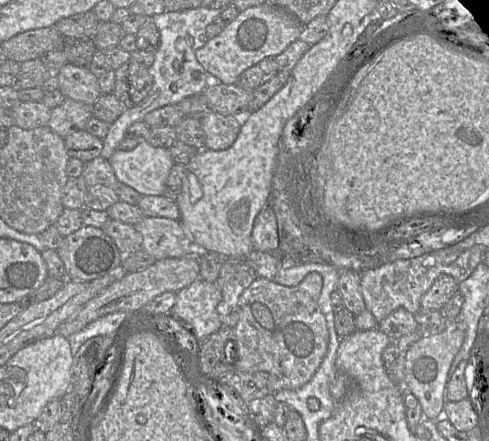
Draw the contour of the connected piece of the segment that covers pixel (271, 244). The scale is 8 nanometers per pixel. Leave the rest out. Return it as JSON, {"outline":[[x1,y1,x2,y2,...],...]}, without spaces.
{"outline":[[266,205,257,215,252,228,253,249,276,252,279,248,277,219,271,205]]}

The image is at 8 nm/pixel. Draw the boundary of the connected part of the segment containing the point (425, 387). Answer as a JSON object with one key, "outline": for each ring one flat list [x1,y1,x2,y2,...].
{"outline":[[452,320,448,322,443,332,436,335,423,335,406,353,404,388,410,390,420,402,424,418,434,420,443,410,450,367,463,344,465,332,465,323]]}

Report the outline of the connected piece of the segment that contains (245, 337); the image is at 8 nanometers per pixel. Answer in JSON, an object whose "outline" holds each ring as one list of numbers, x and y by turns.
{"outline":[[317,272,307,274,296,286,283,286,275,281,257,277,239,298,240,319,234,327,237,352,234,366,237,371,243,373,267,373,269,394,301,388,314,376,327,353,329,332,325,316,318,305,322,285,322,276]]}

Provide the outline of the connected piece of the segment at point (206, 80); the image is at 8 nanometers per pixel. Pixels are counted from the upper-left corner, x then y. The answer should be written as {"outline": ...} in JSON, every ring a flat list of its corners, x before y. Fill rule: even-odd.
{"outline":[[200,5,184,11,164,11,150,18,160,32,160,43,155,49,155,59,149,67,149,72,153,76,152,88,141,103,126,109,109,125,108,133,102,140,103,147,100,157,109,160,125,138,127,129,133,123,143,120,151,111,166,105,179,104,188,96,202,93,210,84,212,78,198,62,195,52,208,41,206,28,220,15,221,11,221,9,212,9]]}

